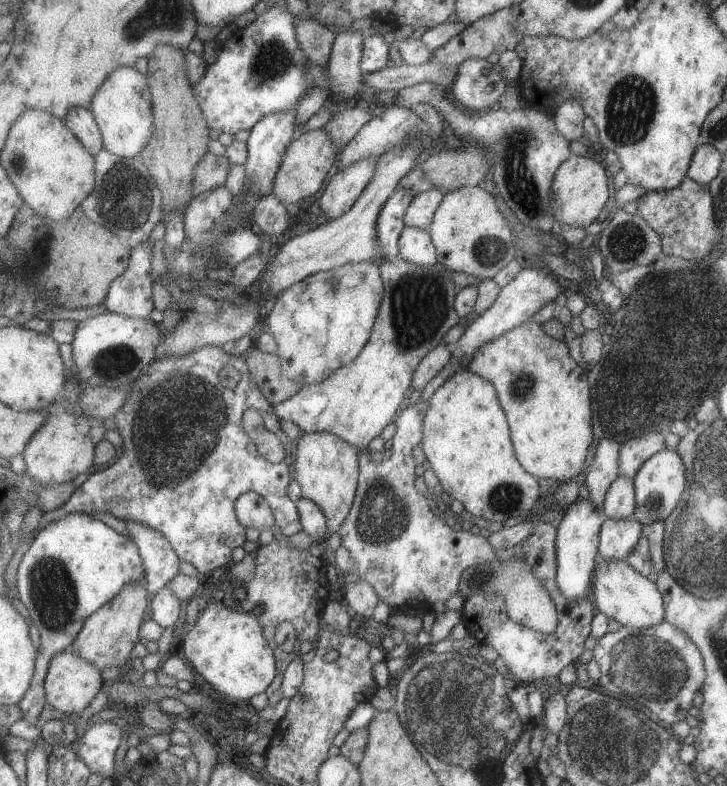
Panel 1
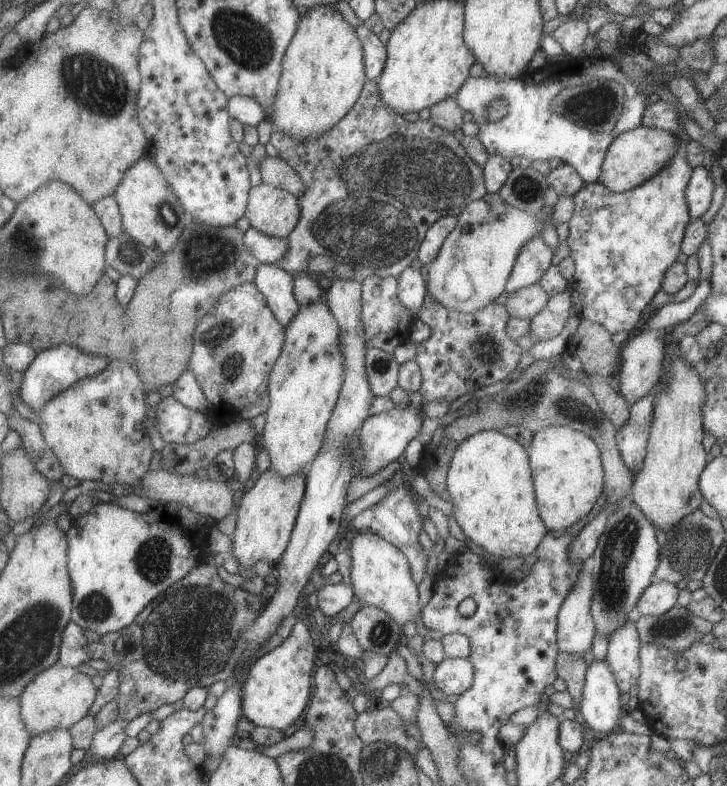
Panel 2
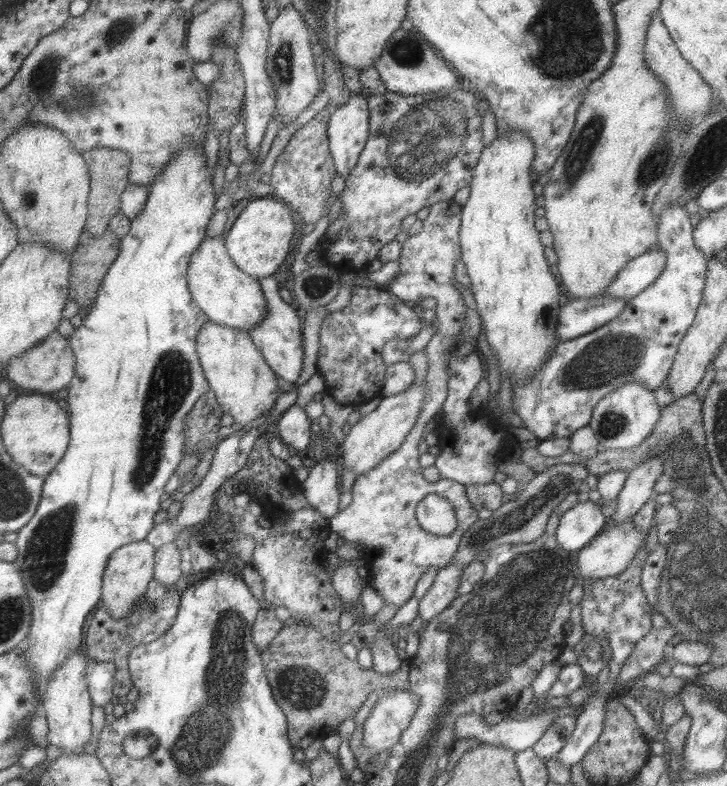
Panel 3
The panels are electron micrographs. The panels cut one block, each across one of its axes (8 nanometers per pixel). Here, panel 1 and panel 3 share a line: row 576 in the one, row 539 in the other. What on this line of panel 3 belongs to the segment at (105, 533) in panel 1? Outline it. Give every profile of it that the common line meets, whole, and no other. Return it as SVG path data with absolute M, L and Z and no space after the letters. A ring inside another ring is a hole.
M189 146L177 152L162 171L155 176L154 181L148 186L147 198L141 212L130 219L127 234L120 238L117 256L109 265L103 275L101 284L96 290L94 303L88 307L89 312L82 318L82 323L72 330L68 339L69 346L74 354L74 375L67 386L68 421L69 421L69 444L59 462L47 473L43 479L40 501L36 506L33 516L17 530L14 544L17 550L17 558L13 564L21 576L23 588L27 590L27 598L31 604L31 625L29 633L25 638L22 652L24 659L28 660L28 667L36 678L37 696L42 695L43 688L50 672L53 672L63 659L75 650L79 650L81 644L81 626L87 618L87 614L99 604L103 572L107 565L110 554L124 544L140 541L146 538L147 533L153 528L153 514L159 509L159 498L164 493L163 486L169 476L183 458L182 446L184 441L183 419L193 406L193 403L208 389L208 382L202 372L197 353L195 352L195 335L202 324L208 318L204 312L195 304L191 298L186 283L186 270L191 253L199 246L205 236L205 227L214 214L215 194L211 185L212 176L205 165L203 146Z

